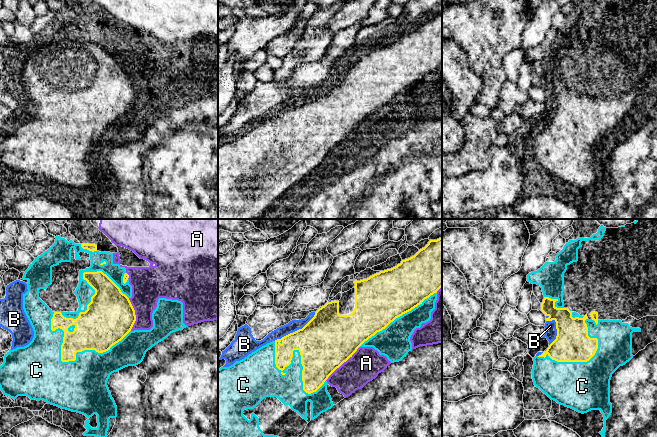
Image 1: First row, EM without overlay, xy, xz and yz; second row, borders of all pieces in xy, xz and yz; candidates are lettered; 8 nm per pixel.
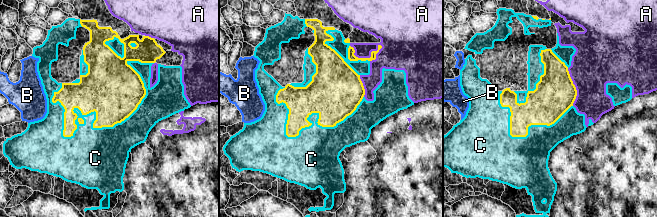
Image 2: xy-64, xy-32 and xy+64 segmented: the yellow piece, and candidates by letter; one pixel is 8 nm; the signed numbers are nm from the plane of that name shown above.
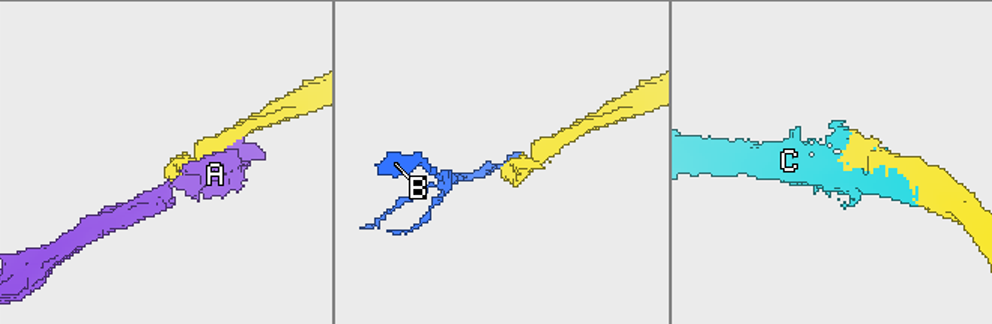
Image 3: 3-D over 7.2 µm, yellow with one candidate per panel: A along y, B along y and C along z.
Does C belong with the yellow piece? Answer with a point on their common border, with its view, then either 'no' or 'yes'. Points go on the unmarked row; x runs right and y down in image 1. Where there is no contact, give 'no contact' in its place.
xy (73, 136) | yes

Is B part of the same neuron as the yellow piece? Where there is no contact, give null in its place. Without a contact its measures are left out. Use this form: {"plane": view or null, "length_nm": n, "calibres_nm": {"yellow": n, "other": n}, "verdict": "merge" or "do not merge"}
{"plane": "xz", "length_nm": 400, "calibres_nm": {"yellow": 420, "other": 90}, "verdict": "do not merge"}

